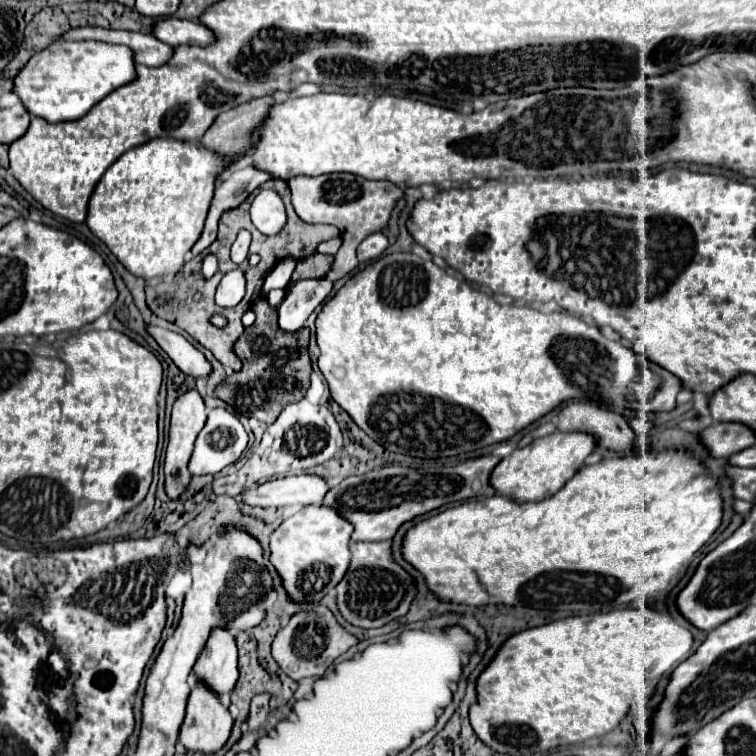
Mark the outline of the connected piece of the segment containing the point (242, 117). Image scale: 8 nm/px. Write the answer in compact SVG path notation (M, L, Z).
M260 96L258 100L250 100L248 104L240 104L240 108L232 108L228 112L222 112L214 120L212 128L208 128L208 132L202 136L202 140L200 140L202 148L208 148L210 152L214 152L220 158L224 158L224 162L226 162L224 168L222 168L222 172L220 172L220 176L216 176L216 184L220 184L224 180L226 172L234 166L234 162L236 162L238 156L246 154L248 150L252 150L256 146L258 132L264 126L264 122L266 122L272 106L274 106L274 96Z

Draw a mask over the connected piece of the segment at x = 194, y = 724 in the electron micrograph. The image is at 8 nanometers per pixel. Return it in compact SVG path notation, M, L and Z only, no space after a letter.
M196 684L188 698L186 718L180 728L180 744L188 752L214 754L226 744L230 730L232 718L220 704L220 698L204 684Z

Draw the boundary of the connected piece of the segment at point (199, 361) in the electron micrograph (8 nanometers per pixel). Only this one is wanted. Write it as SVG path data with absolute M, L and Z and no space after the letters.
M148 326L148 332L156 338L160 348L172 358L172 362L188 376L192 378L206 378L212 372L212 364L206 360L206 356L194 348L184 336L158 328L158 326Z

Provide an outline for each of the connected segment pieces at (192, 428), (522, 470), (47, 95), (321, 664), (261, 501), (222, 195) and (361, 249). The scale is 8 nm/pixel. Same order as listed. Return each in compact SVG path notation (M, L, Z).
M188 390L182 394L172 408L172 420L170 420L170 442L166 448L166 462L164 462L164 490L168 492L170 500L180 500L180 496L188 490L188 484L192 480L192 474L188 472L188 460L192 458L192 448L196 442L196 436L200 434L200 428L206 424L206 408L196 390Z
M552 432L544 438L536 438L526 448L514 450L510 456L506 456L492 472L490 484L496 488L498 494L512 496L518 502L530 502L530 500L544 500L552 496L556 490L560 490L584 464L584 460L594 452L598 446L596 436L584 434L584 432Z
M96 40L54 42L48 48L36 52L28 64L16 76L14 92L32 116L40 116L48 122L82 118L104 96L120 88L122 84L136 80L134 52L128 46L106 44Z
M316 604L312 614L308 612L296 612L292 614L290 622L280 628L272 642L272 656L278 662L278 666L292 678L292 680L302 680L306 676L322 676L324 670L348 648L356 646L358 638L352 636L344 626L338 624L334 614L330 612L328 606Z
M298 474L270 480L252 492L242 492L238 498L250 506L280 508L280 506L308 506L322 504L324 494L330 490L328 482L316 474Z
M244 166L240 170L234 170L220 186L216 186L216 192L212 198L212 208L208 210L204 232L202 232L200 240L194 244L192 254L196 256L196 254L204 252L216 240L218 220L220 220L224 210L236 208L238 204L242 204L244 198L254 188L258 188L260 184L264 184L270 178L274 178L270 172L260 172L260 168L256 168L256 166Z
M372 232L366 236L358 246L358 260L368 262L372 258L378 258L388 248L388 238L382 232Z

